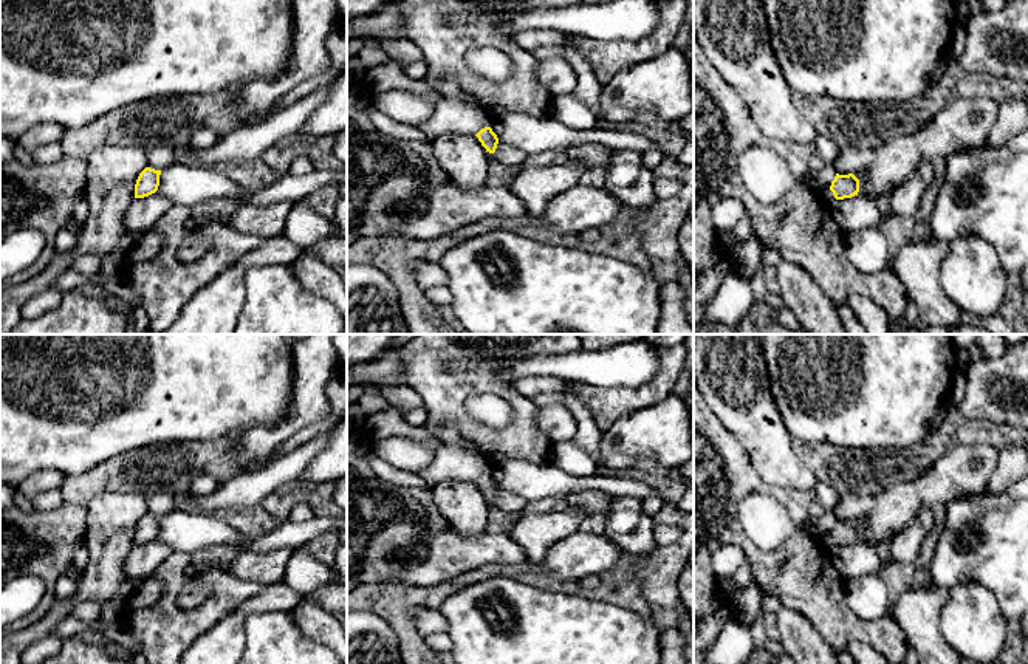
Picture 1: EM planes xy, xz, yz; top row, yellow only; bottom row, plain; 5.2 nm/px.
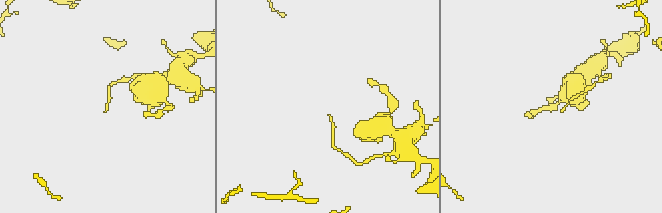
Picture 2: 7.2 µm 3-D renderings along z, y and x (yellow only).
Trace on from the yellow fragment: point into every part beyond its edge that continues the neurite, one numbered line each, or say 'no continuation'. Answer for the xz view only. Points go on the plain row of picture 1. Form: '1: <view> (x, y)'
1: xz (452, 462)

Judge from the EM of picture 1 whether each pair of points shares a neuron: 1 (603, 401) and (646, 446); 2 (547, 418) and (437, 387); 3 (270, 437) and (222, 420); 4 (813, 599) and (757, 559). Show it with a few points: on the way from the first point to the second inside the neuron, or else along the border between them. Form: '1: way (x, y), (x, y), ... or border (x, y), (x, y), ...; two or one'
1: border (654, 404), (626, 412), (603, 432); two
2: border (537, 407), (537, 426), (553, 441); two
3: border (280, 418), (273, 423), (248, 426), (239, 435); two
4: way (799, 585), (787, 573), (771, 568); one

